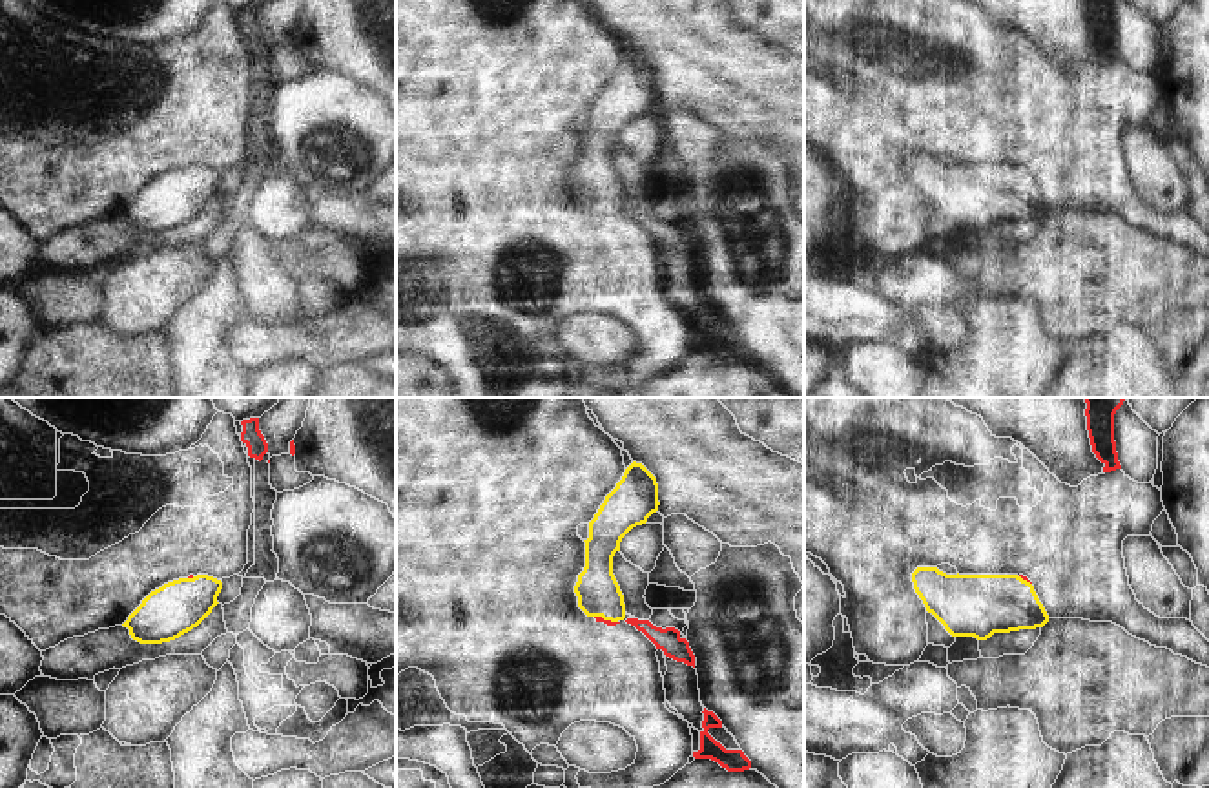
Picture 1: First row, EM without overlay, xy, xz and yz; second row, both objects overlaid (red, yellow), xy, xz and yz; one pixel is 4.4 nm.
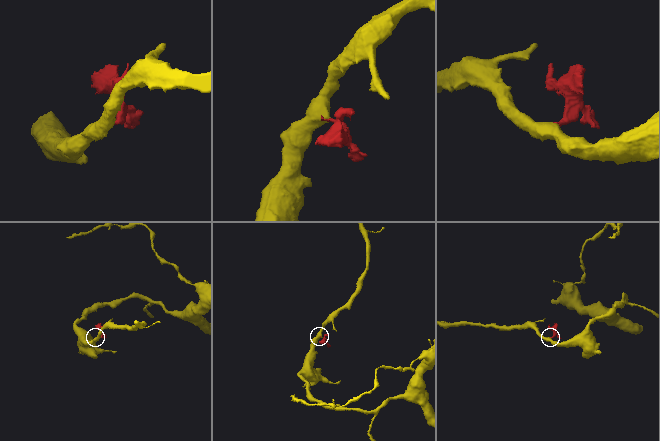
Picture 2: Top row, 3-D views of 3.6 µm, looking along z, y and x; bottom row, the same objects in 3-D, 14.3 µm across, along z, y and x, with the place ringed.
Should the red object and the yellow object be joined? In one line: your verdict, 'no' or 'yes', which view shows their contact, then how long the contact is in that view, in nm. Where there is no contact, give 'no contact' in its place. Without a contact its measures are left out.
yes; meets red in xz; contact 110 nm long

